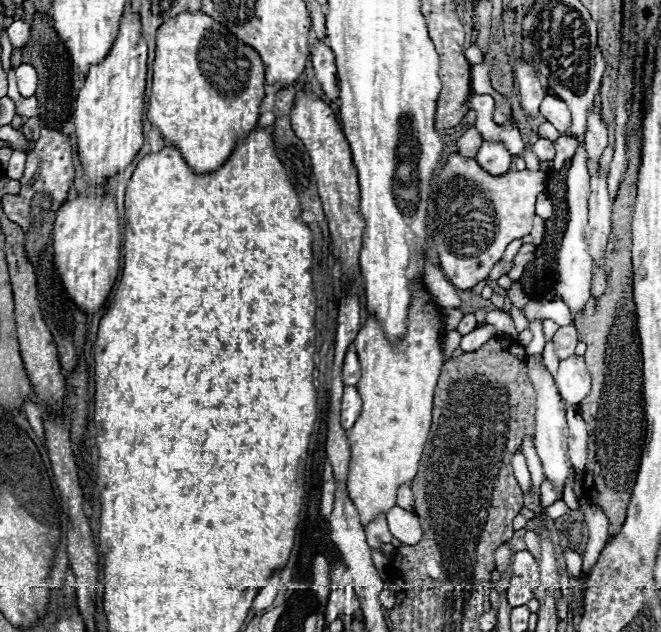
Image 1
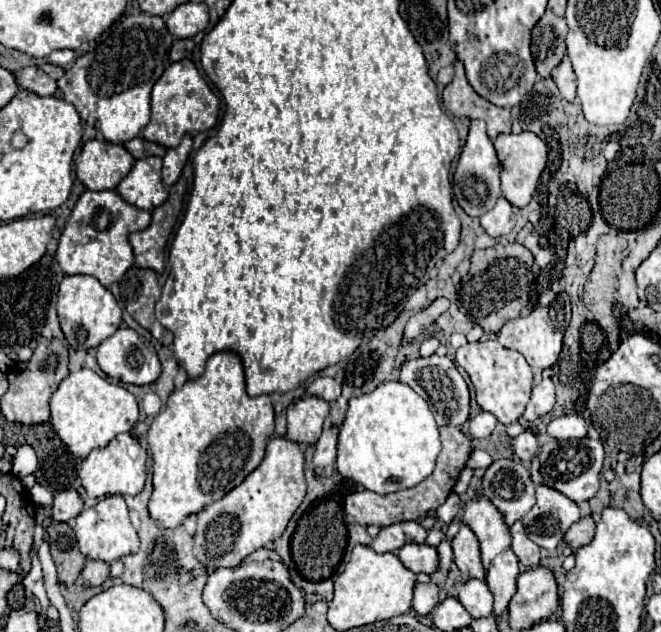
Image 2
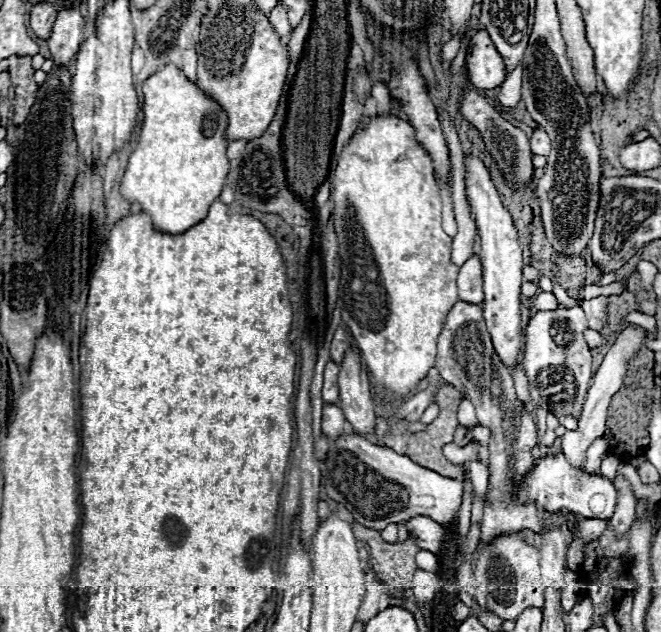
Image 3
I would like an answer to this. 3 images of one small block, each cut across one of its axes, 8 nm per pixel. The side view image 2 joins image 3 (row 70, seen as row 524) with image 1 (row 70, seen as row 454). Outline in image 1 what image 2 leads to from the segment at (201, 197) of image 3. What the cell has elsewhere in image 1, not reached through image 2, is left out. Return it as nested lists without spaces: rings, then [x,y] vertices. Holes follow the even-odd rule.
[[[182,12],[158,28],[156,60],[152,64],[152,72],[154,82],[146,112],[148,120],[160,130],[164,144],[180,150],[194,174],[216,172],[258,124],[266,86],[262,60],[250,46],[238,42],[234,34],[230,34],[222,24],[214,22],[214,18],[206,18],[202,12]]]

